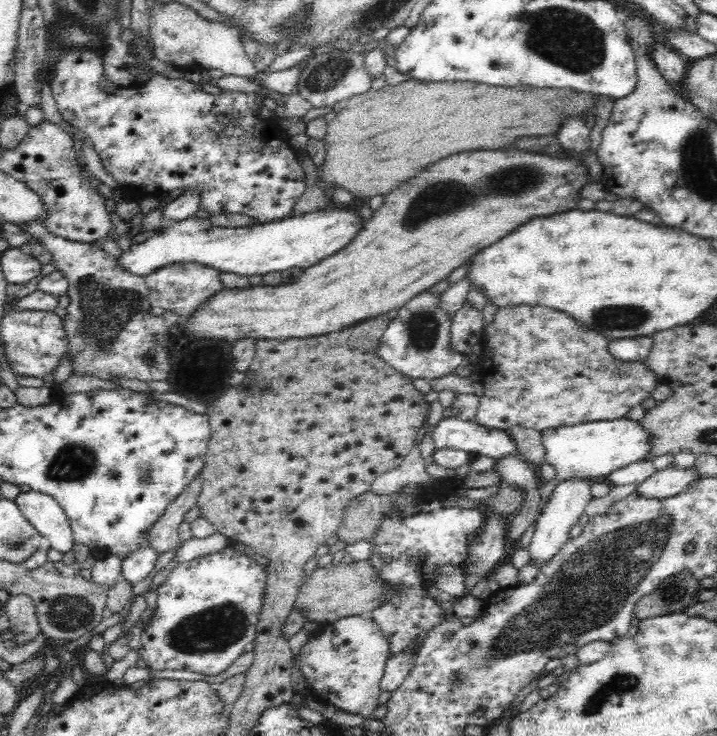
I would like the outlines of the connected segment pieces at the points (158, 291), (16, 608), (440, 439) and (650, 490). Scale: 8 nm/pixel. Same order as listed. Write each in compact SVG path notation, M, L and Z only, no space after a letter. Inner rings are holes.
M198 263L165 266L145 277L145 283L152 306L160 306L164 310L176 312L180 318L184 319L189 319L201 304L225 289L220 273L216 269Z
M12 594L4 602L4 612L10 621L14 646L32 642L40 633L37 610L29 594Z
M443 418L436 426L432 434L436 449L464 450L473 453L475 456L489 456L496 459L506 454L518 454L514 441L508 437L503 430L487 429L476 425L476 421L455 420L454 418Z
M669 465L665 470L652 474L638 485L634 493L638 493L638 497L662 500L680 494L696 480L694 470L683 470Z

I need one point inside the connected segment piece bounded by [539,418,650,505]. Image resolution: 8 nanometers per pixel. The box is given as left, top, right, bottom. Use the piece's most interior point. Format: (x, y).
(587, 450)

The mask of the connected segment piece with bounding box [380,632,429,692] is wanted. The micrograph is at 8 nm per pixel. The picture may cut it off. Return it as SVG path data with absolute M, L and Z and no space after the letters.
M426 632L422 638L418 638L416 642L412 642L406 650L399 652L398 654L393 654L386 663L385 671L383 677L380 681L381 690L396 690L404 679L406 675L412 670L415 662L415 654L417 650L421 647L423 640L427 637Z

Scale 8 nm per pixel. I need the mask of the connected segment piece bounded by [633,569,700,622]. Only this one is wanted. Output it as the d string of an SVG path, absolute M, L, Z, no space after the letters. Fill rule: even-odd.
M684 569L662 581L656 590L636 602L633 617L639 622L672 613L682 613L697 601L699 580Z

